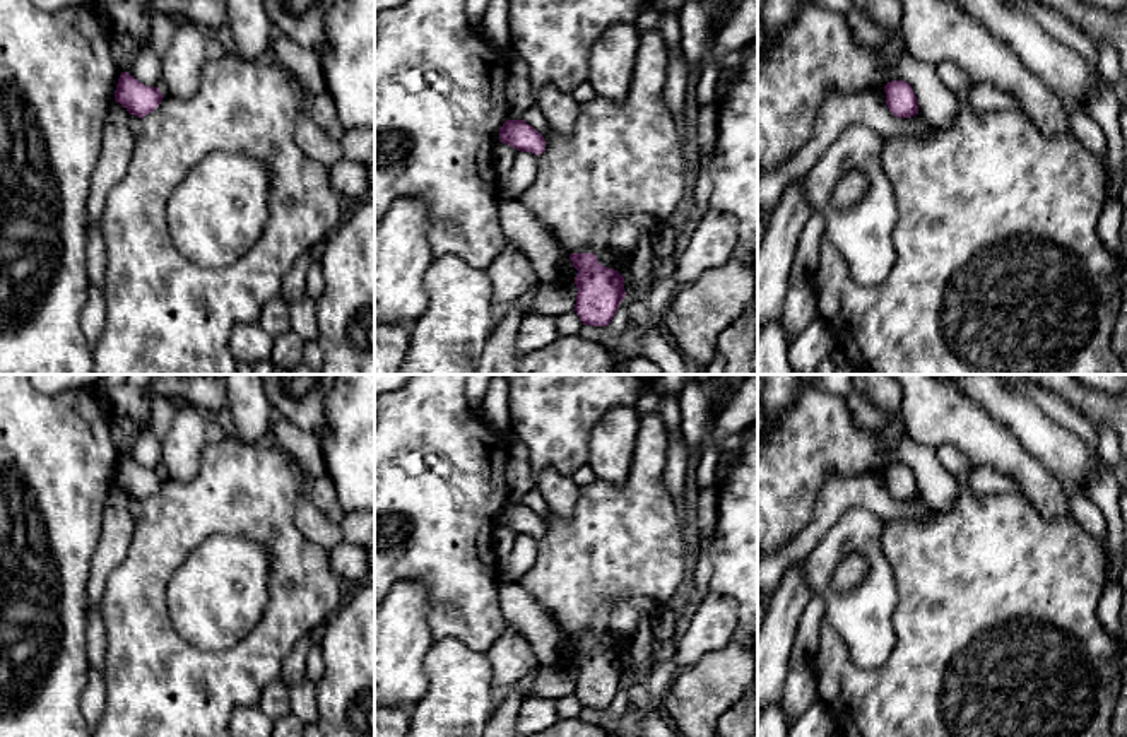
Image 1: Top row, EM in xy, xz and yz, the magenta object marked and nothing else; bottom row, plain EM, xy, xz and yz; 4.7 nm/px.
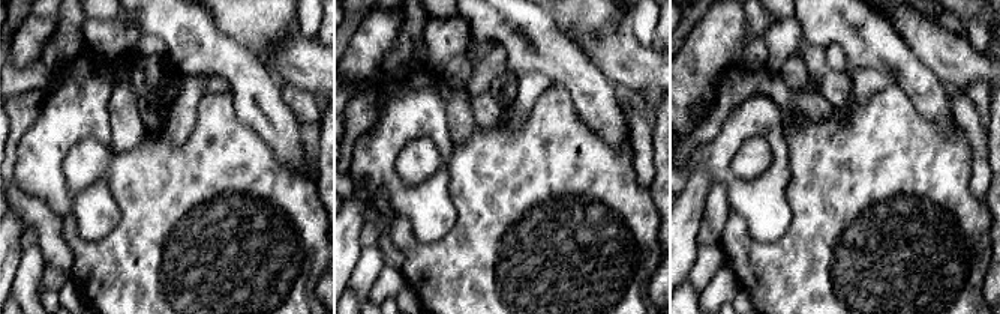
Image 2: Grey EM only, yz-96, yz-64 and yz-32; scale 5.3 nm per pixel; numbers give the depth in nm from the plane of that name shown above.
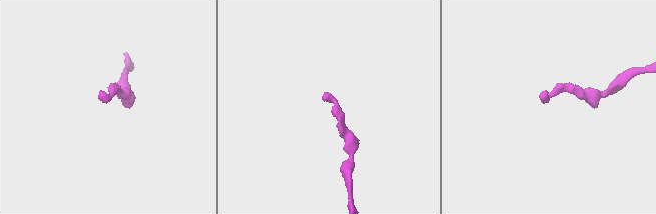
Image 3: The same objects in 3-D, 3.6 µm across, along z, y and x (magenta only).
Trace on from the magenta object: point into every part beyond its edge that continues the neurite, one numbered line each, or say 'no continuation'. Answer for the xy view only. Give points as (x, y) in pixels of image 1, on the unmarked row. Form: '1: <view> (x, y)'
no continuation

